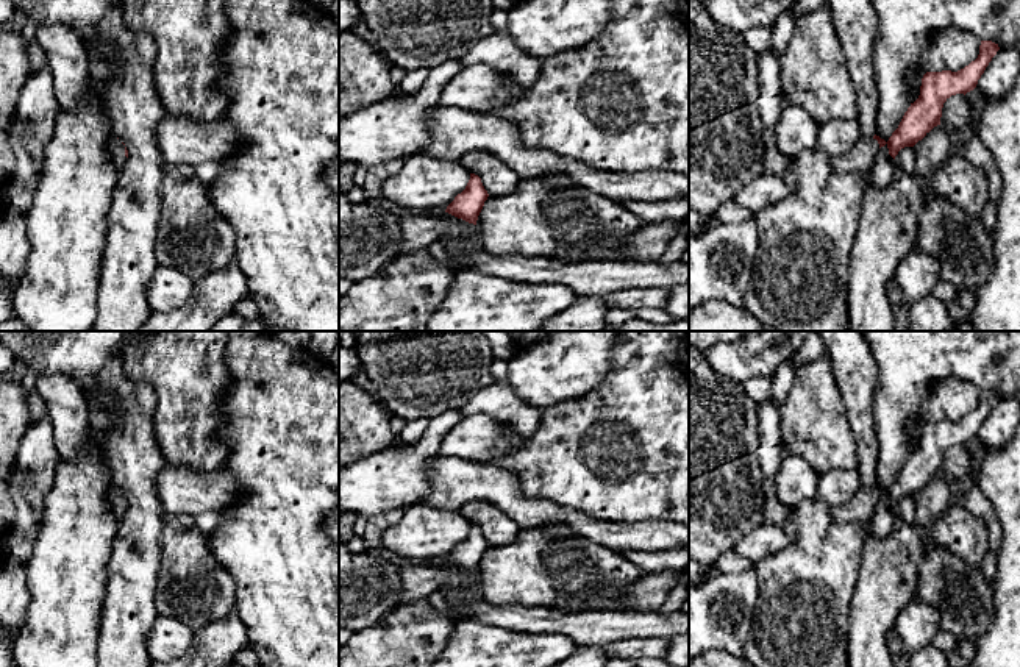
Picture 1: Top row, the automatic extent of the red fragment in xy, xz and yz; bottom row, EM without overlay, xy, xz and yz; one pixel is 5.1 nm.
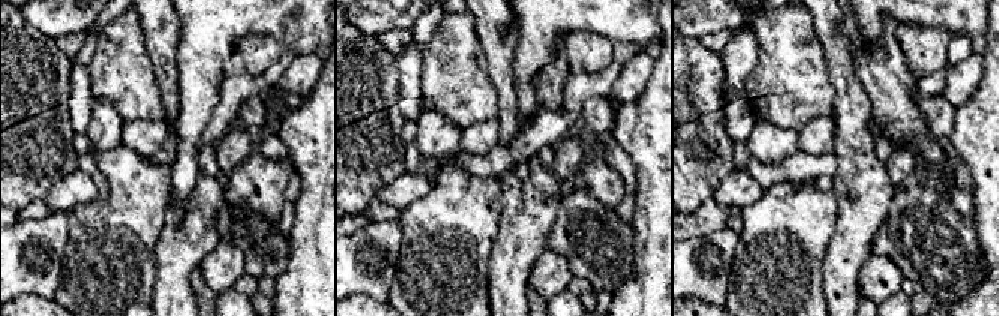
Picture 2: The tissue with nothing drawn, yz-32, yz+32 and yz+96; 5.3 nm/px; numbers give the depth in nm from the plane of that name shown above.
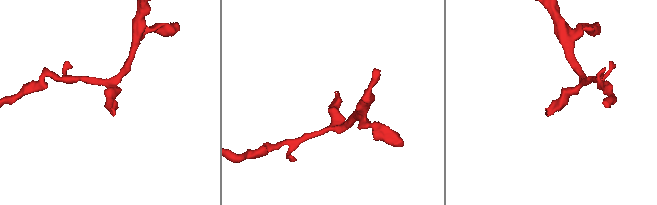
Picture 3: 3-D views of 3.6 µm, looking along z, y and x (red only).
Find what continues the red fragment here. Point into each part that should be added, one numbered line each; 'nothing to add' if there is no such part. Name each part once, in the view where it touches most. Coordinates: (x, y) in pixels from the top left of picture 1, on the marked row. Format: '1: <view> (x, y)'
1: xy (116, 149)

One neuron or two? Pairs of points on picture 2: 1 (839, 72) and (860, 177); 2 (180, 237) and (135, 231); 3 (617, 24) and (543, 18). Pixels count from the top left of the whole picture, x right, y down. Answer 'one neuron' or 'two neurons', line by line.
1: one neuron
2: two neurons
3: one neuron

